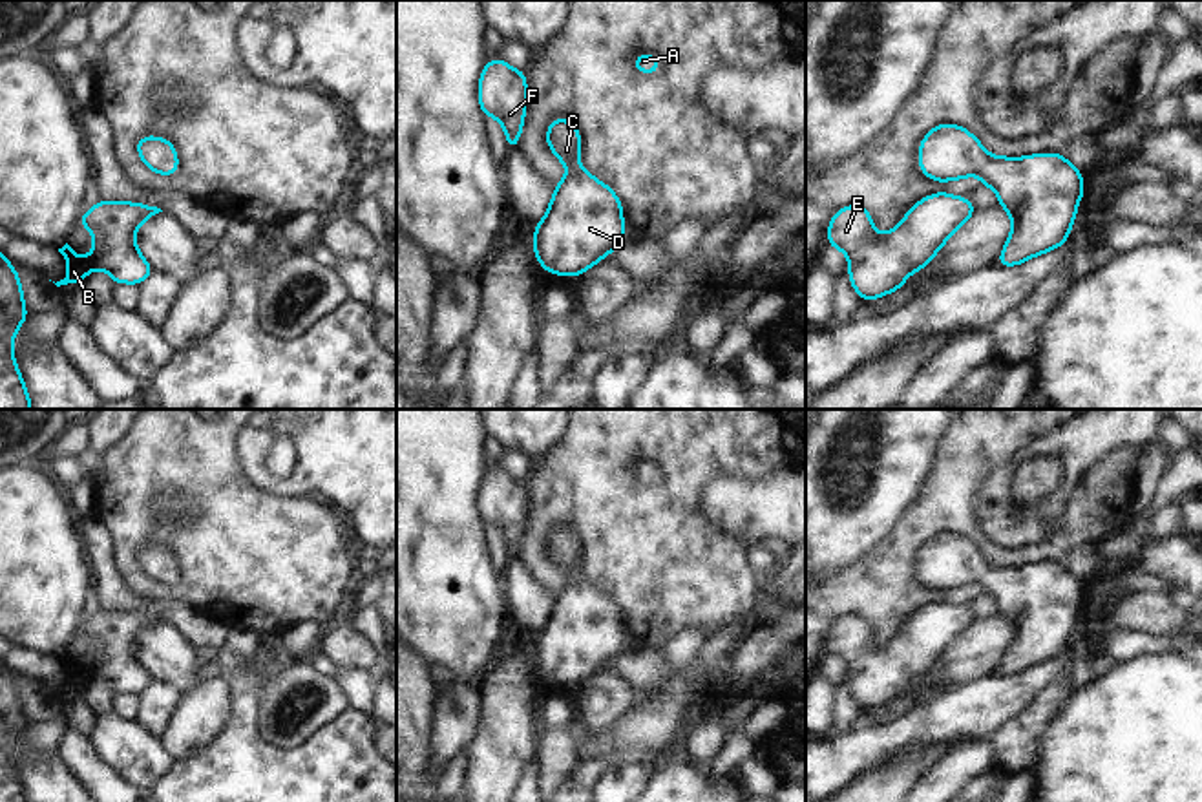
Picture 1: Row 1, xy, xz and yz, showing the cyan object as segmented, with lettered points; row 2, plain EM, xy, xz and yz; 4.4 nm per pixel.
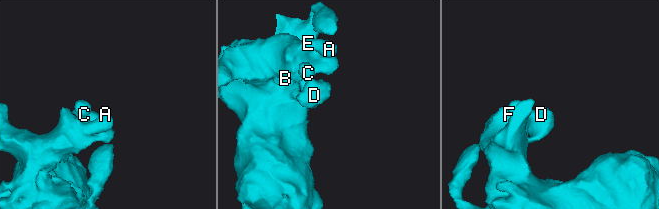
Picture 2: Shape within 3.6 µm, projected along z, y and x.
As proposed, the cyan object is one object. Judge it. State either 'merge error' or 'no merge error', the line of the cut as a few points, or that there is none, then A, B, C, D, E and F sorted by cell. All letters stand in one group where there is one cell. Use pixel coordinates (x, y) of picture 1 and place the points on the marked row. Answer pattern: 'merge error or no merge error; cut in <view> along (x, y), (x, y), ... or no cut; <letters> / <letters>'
no merge error; no cut; A B C D E F

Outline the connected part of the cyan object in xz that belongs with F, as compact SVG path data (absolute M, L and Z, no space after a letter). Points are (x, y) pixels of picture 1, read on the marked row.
M495 57L479 79L479 106L506 130L506 146L517 150L528 102L526 71L517 71Z

